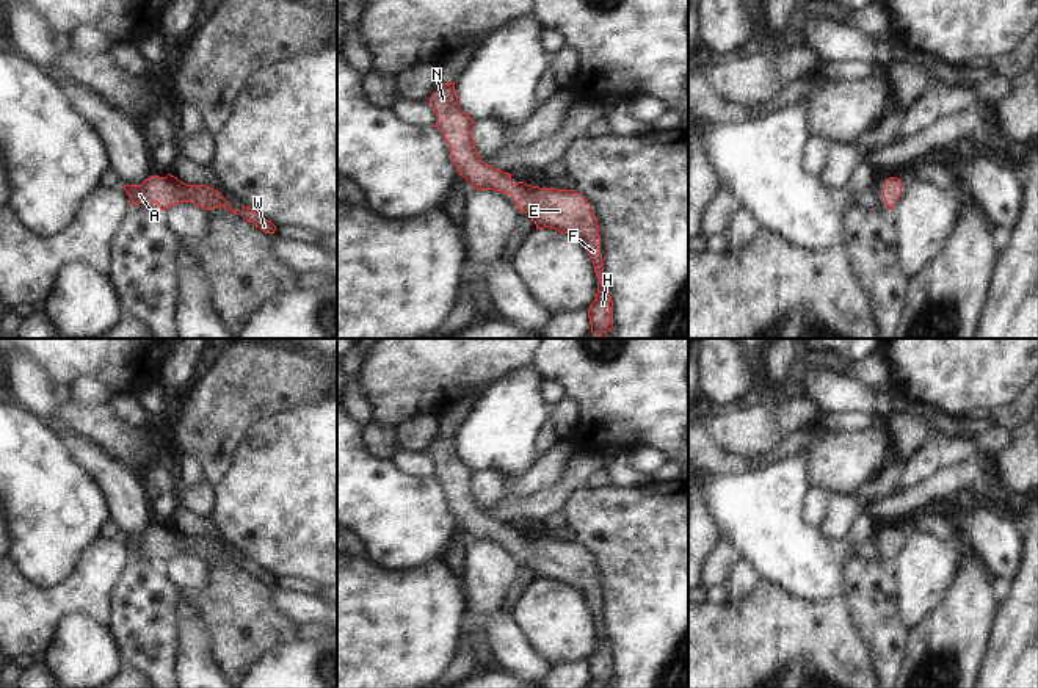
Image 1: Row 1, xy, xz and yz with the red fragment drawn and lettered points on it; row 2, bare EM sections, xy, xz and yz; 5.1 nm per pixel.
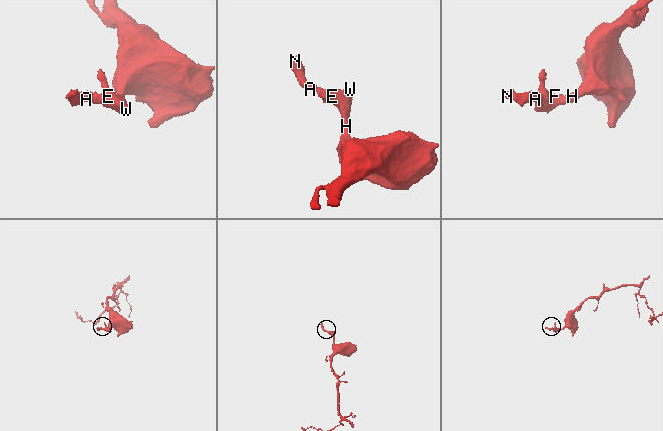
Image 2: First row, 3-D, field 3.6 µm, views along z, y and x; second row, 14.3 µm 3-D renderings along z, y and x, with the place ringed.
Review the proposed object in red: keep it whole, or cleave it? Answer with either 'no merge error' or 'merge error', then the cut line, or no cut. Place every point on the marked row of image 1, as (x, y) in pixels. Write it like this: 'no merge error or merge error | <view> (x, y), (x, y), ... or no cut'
no merge error | no cut

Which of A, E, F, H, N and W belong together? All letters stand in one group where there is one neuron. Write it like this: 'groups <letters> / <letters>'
groups A E F H N W

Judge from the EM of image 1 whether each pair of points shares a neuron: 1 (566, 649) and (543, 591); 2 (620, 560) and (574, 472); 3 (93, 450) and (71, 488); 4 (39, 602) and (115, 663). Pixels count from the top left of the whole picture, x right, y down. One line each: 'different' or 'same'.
1: same
2: different
3: different
4: different

